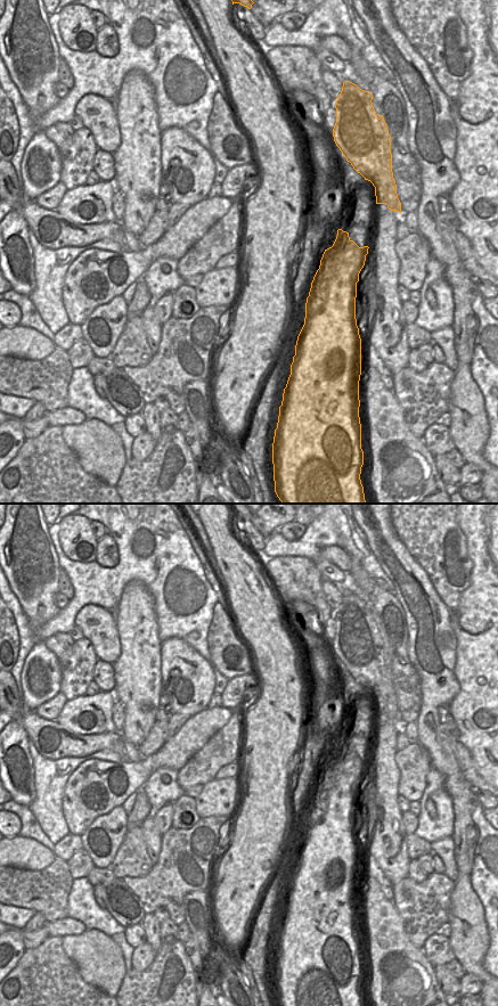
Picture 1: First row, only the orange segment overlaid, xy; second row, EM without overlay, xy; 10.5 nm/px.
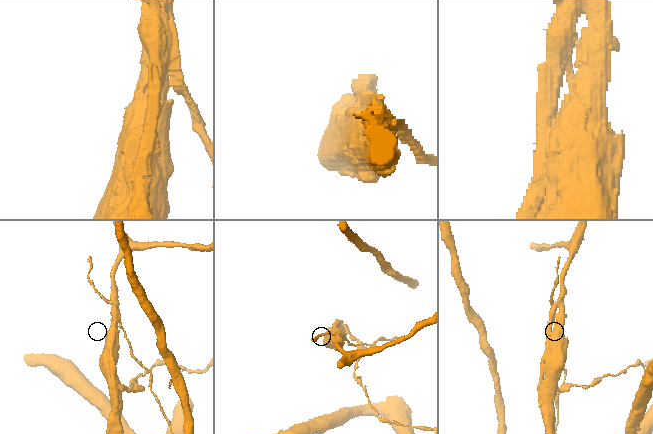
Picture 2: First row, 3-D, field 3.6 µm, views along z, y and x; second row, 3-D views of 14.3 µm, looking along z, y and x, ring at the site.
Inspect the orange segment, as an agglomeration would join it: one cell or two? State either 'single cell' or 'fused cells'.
fused cells

